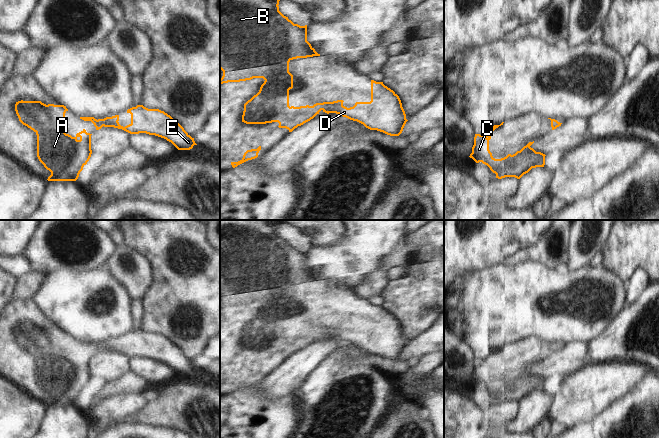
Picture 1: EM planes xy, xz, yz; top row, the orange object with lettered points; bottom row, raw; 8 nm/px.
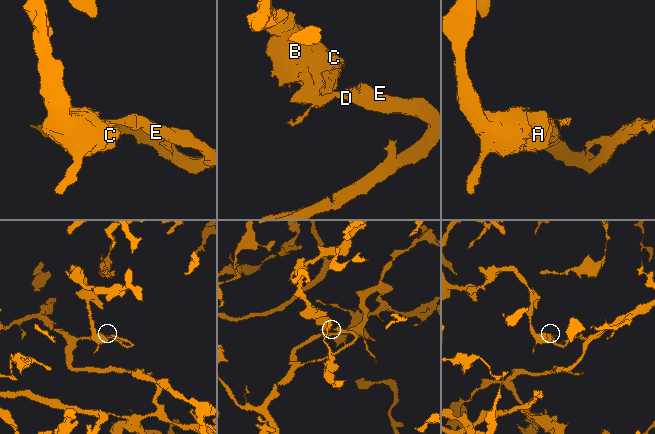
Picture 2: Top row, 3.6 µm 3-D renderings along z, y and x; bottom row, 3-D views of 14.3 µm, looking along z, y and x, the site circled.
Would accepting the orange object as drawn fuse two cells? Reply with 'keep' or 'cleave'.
keep

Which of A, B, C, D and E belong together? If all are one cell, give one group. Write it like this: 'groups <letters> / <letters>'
groups A B C D E

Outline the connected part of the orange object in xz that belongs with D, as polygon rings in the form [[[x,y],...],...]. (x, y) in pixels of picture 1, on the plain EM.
[[[220,220],[220,293],[223,295],[223,300],[220,303],[220,308],[228,307],[228,306],[246,305],[246,304],[251,304],[253,302],[263,302],[265,304],[264,307],[261,309],[259,316],[244,328],[242,346],[246,348],[266,348],[266,347],[278,346],[279,352],[286,352],[289,354],[289,356],[292,356],[298,350],[301,350],[304,347],[313,343],[322,334],[327,338],[336,337],[350,344],[357,345],[370,354],[377,354],[390,360],[399,360],[402,357],[403,352],[408,344],[406,343],[406,338],[402,331],[402,327],[399,320],[393,314],[385,310],[383,306],[376,306],[374,304],[371,304],[371,325],[356,326],[355,329],[350,332],[347,332],[343,329],[344,326],[343,324],[316,327],[313,330],[309,330],[309,329],[300,330],[300,331],[289,330],[289,314],[293,312],[293,299],[289,296],[289,286],[297,282],[320,280],[320,278],[318,278],[315,275],[315,273],[311,270],[311,268],[307,265],[307,249],[300,250],[298,248],[294,248],[291,244],[288,243],[288,241],[284,240],[279,235],[278,229],[280,223],[281,220]]]

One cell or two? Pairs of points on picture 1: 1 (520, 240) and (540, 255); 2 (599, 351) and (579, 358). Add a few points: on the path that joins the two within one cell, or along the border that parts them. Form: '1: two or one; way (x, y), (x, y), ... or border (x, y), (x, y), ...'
1: two; border (546, 230), (536, 242), (507, 256)
2: two; border (589, 342), (590, 360)

